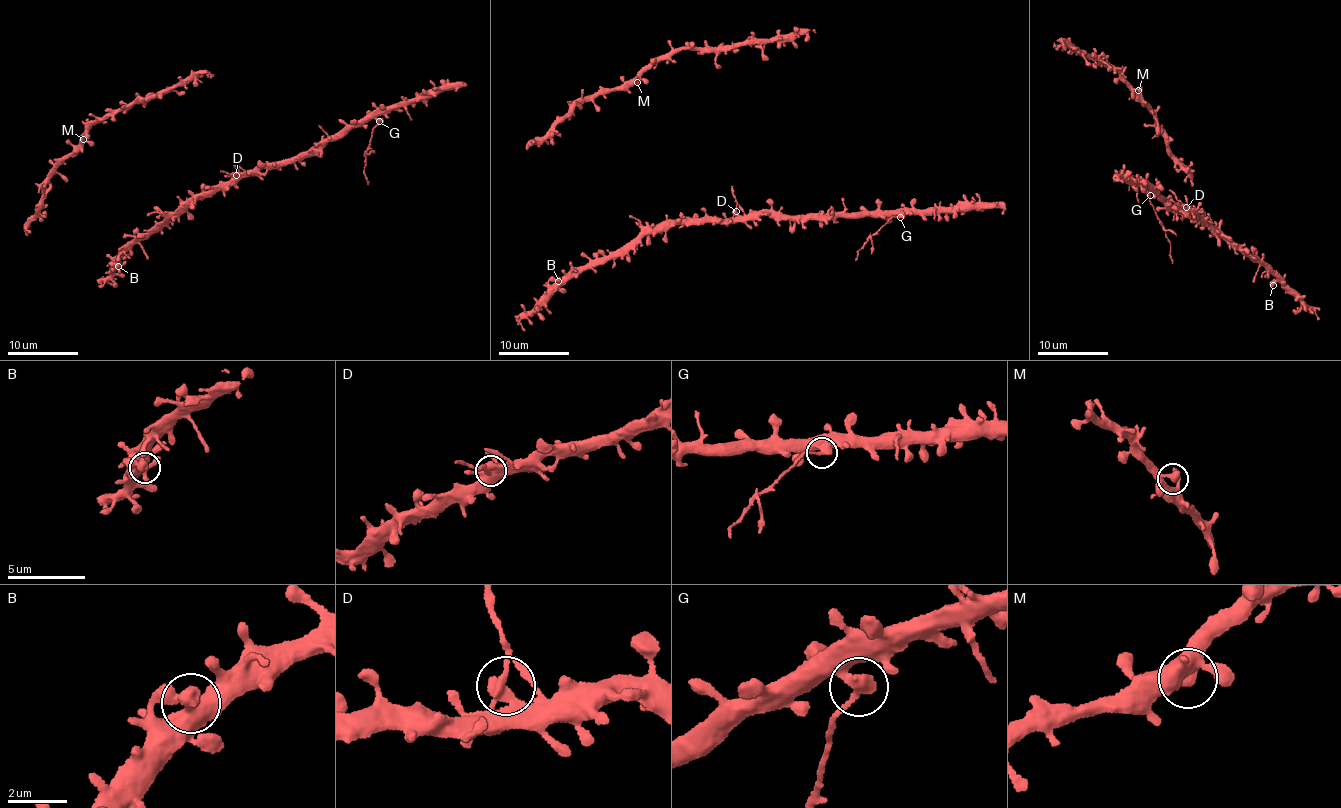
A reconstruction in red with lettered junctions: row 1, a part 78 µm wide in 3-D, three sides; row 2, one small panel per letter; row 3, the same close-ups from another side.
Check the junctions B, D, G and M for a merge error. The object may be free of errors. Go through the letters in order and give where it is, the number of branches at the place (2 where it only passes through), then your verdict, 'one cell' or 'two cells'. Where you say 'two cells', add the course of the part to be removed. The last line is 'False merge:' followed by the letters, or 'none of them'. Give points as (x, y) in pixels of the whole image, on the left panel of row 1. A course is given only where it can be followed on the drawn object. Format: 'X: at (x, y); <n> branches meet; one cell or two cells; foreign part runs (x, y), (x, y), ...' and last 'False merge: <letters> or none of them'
B: at (118, 266); 2 branches meet; one cell
D: at (236, 175); 2 branches meet; one cell
G: at (379, 121); 2 branches meet; two cells; foreign part runs (379, 122), (364, 165), (364, 177), (369, 184)
M: at (83, 139); 2 branches meet; one cell
False merge: G

